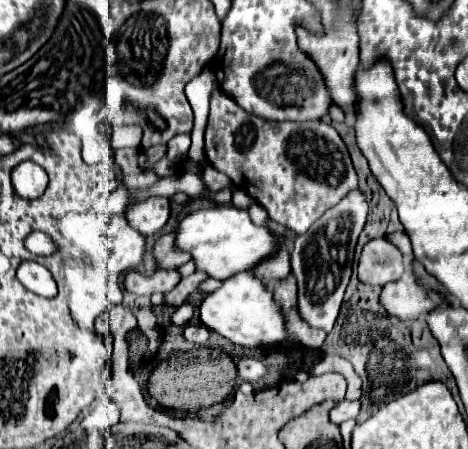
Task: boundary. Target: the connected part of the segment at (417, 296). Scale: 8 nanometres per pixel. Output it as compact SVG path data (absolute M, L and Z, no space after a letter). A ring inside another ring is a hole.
M398 280L384 286L380 294L380 302L388 314L400 320L416 320L422 318L428 310L436 308L438 304L428 298L428 292L414 282Z

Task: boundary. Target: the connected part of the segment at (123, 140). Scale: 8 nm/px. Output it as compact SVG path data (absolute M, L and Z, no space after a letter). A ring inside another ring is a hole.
M138 124L120 126L118 132L114 134L114 148L124 148L124 146L138 148L140 138L142 138L142 128Z

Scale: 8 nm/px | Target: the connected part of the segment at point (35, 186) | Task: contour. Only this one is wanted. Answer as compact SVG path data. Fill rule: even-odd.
M22 162L11 173L15 192L22 198L40 198L48 185L48 176L38 164Z

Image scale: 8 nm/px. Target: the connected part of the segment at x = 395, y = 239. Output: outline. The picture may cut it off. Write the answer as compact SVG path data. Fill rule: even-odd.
M397 231L392 234L387 234L385 238L394 244L402 252L405 258L413 256L411 242L405 232Z

